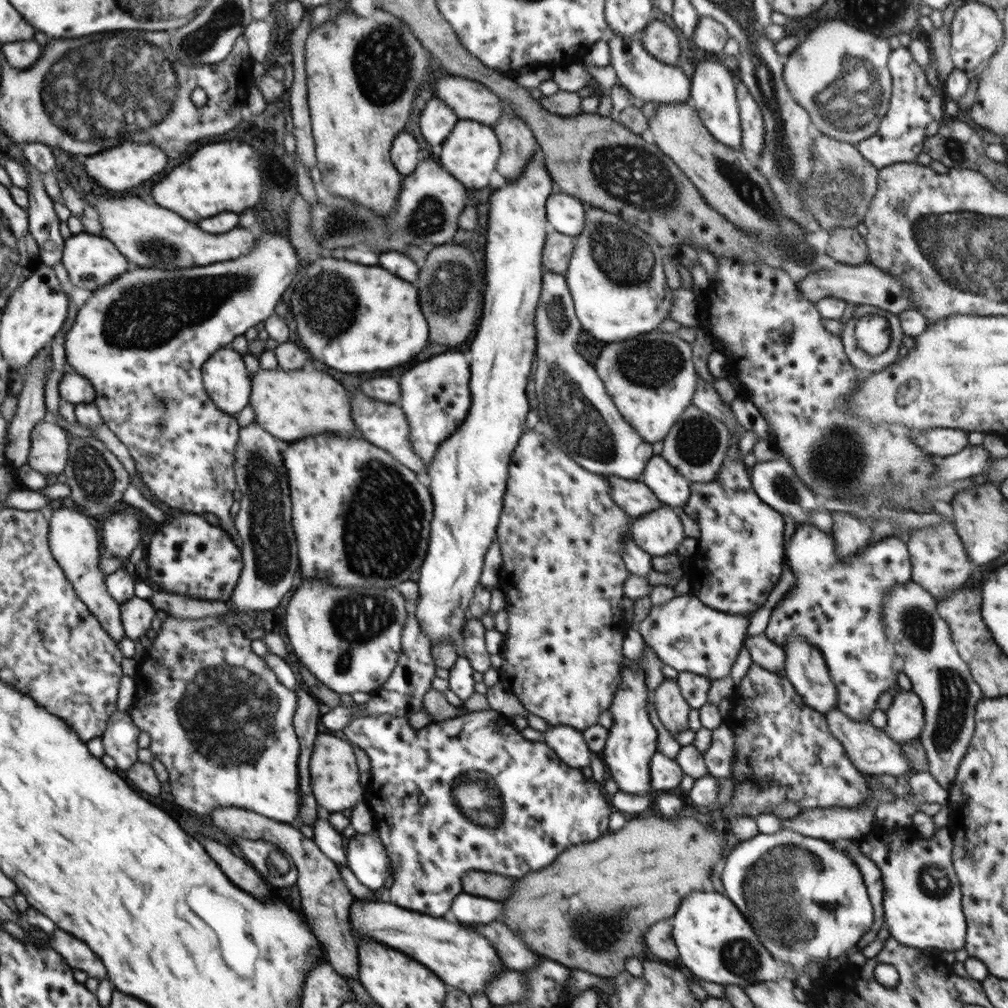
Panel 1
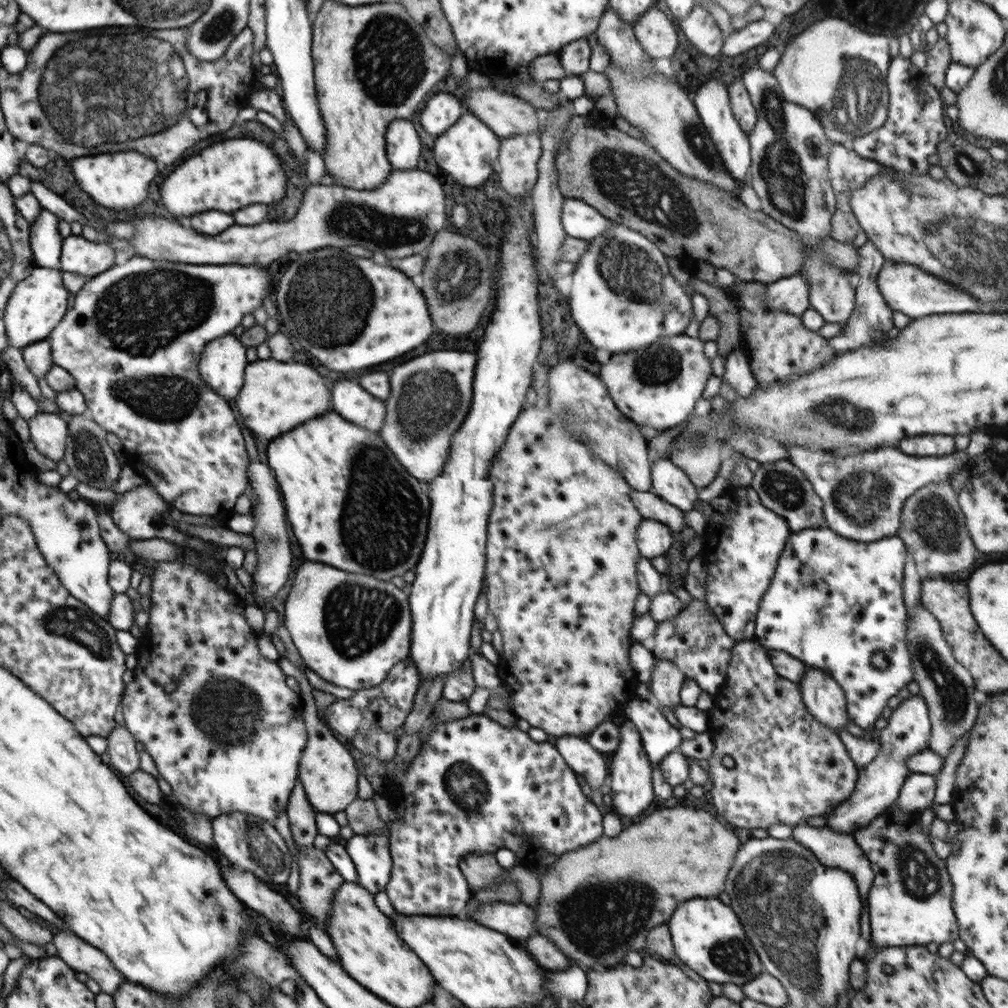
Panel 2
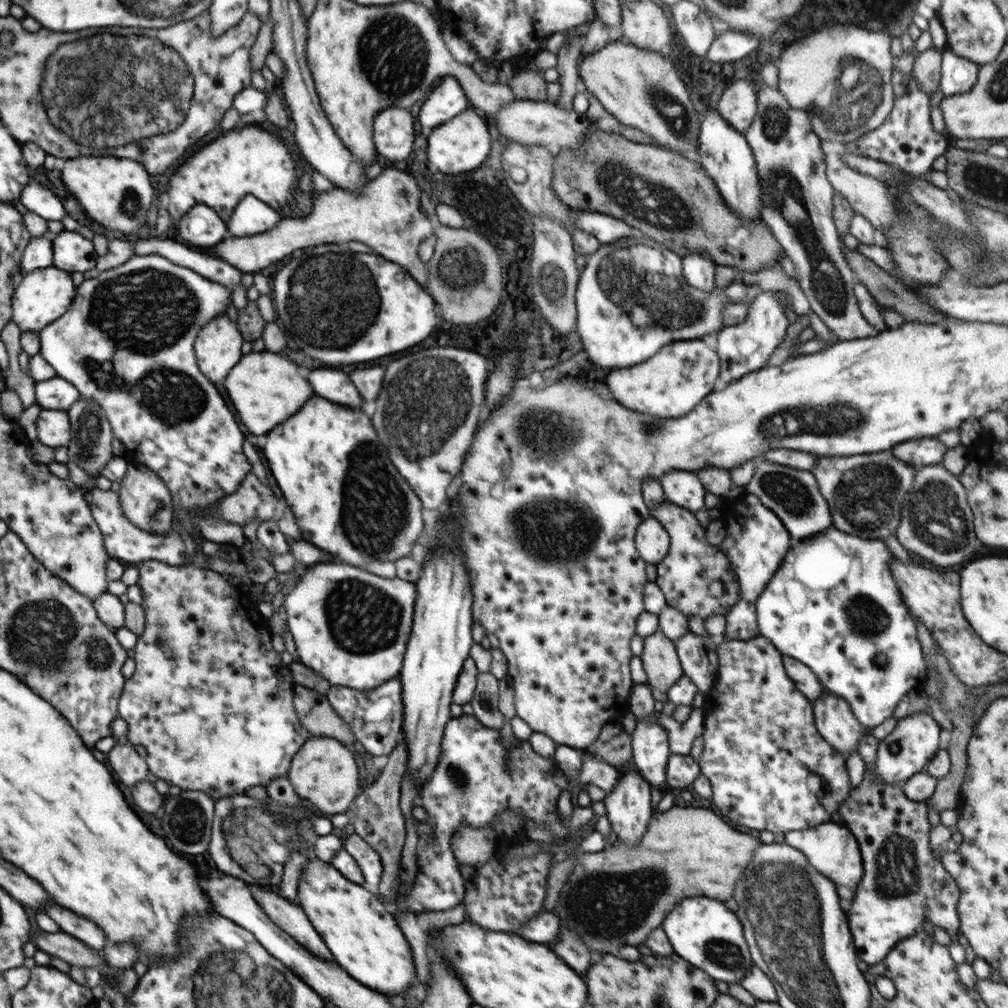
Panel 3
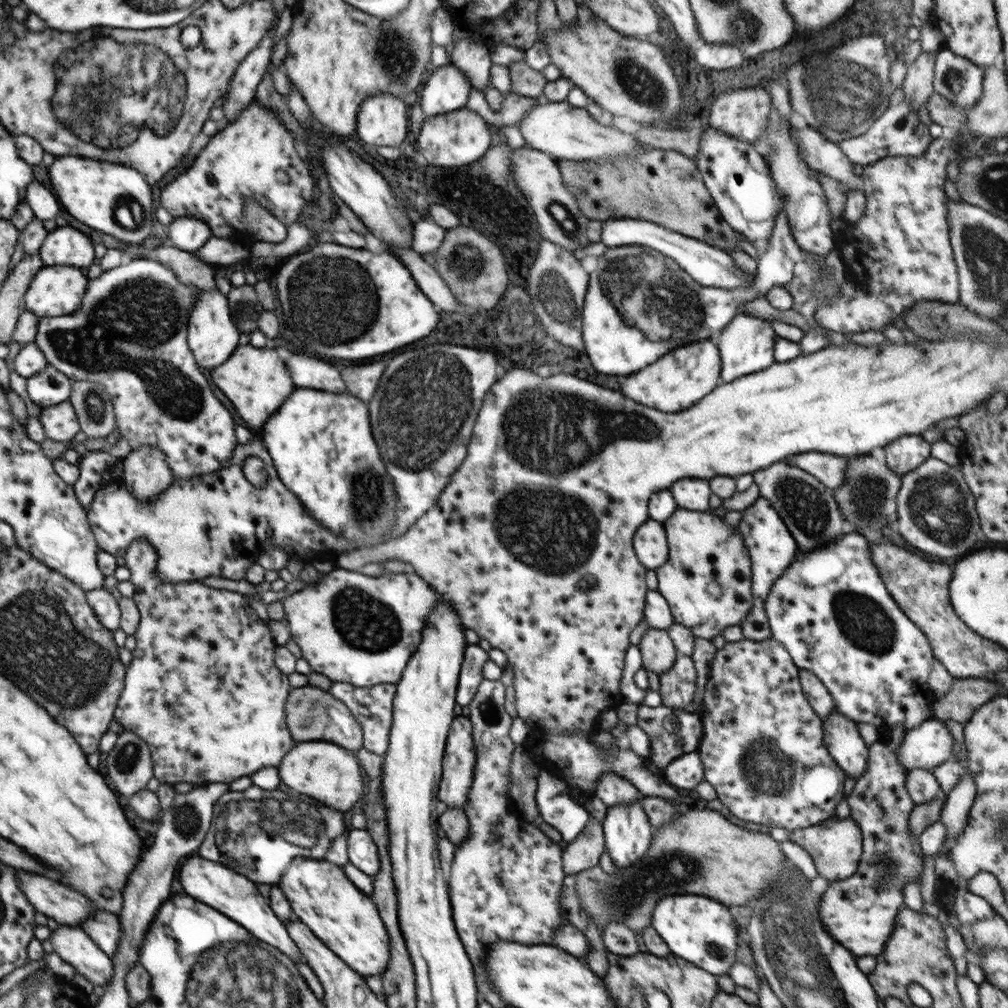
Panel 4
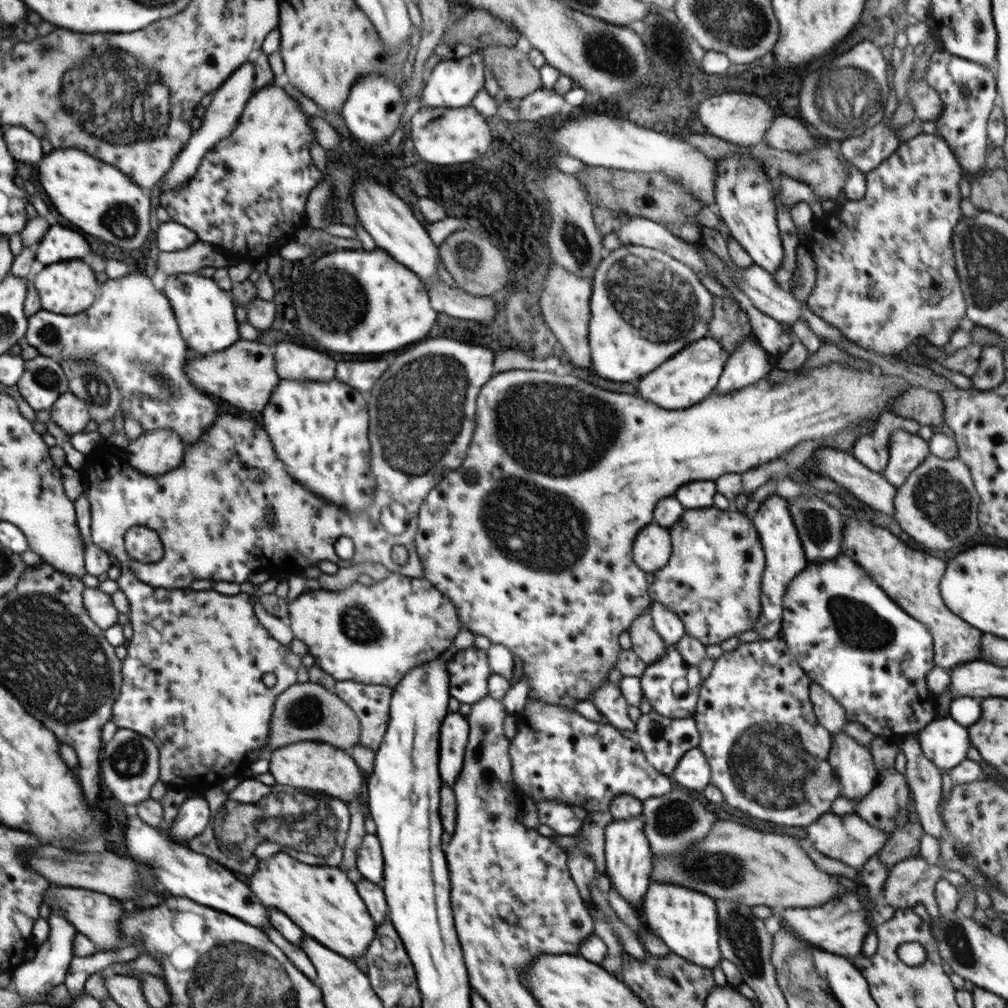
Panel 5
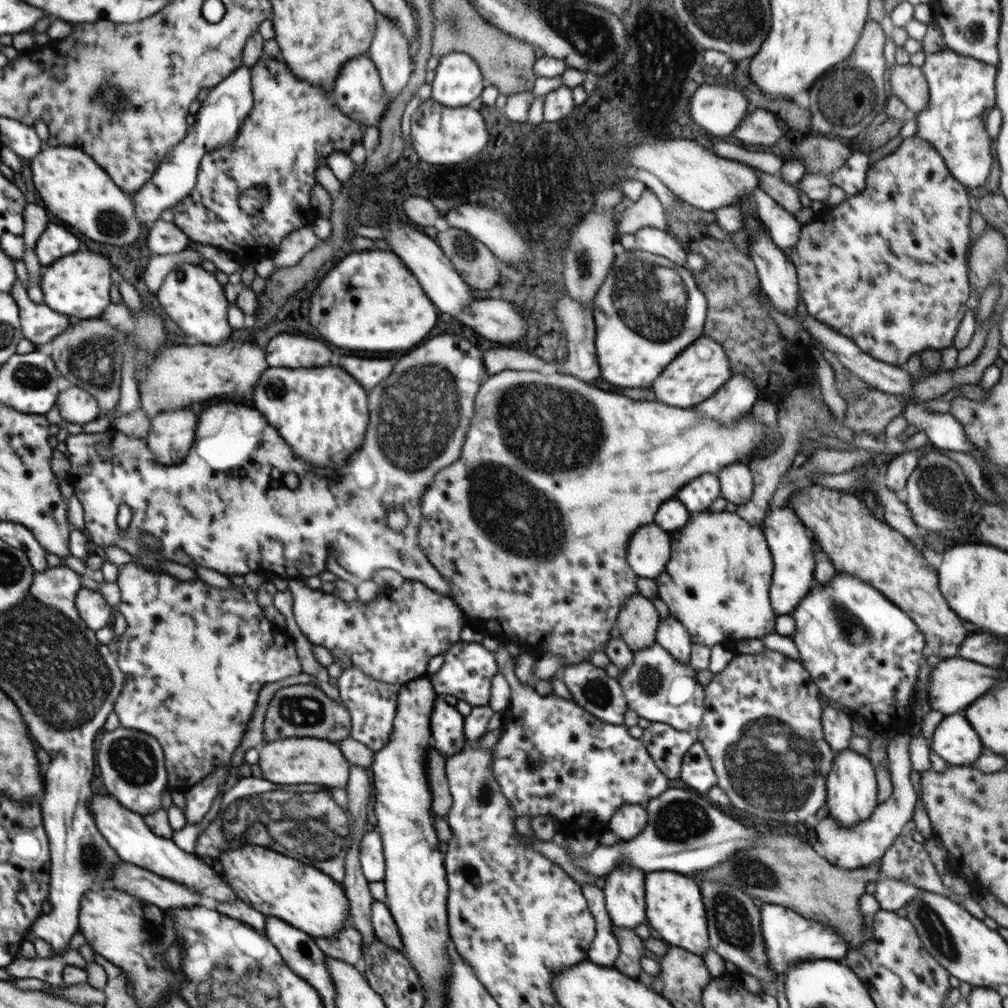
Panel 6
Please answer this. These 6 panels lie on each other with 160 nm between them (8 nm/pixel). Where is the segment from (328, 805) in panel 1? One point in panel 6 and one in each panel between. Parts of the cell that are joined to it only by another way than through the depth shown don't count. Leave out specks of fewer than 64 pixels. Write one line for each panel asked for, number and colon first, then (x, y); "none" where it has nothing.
2: (327, 771)
3: (324, 771)
4: (330, 774)
5: (320, 767)
6: (304, 760)

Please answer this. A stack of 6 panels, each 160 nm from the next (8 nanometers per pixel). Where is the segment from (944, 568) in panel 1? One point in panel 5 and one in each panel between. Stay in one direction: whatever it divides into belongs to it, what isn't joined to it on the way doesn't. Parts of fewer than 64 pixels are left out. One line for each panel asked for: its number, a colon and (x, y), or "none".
2: (932, 527)
3: (936, 523)
4: (936, 513)
5: (937, 505)

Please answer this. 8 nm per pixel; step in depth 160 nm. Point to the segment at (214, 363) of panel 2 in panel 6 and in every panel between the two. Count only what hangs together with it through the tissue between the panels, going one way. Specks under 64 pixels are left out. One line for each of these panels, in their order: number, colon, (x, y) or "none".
3: (218, 346)
4: (213, 334)
5: (206, 313)
6: (192, 297)

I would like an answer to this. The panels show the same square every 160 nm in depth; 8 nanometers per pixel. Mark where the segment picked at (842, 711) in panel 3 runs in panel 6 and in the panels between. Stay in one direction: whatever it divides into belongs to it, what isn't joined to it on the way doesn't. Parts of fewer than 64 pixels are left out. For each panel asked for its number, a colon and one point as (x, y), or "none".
4: (842, 739)
5: (852, 765)
6: (851, 786)

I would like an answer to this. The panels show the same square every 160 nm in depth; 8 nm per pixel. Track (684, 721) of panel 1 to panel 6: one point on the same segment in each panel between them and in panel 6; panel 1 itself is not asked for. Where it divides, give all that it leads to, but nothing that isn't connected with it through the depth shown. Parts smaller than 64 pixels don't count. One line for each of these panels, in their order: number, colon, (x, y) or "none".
2: (666, 681)
3: (661, 663)
4: (658, 652)
5: (649, 646)
6: (638, 620)

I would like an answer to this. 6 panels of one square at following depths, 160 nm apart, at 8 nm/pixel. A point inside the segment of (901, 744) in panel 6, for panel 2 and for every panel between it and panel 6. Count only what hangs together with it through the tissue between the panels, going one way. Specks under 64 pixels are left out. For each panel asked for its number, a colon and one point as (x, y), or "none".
2: (832, 849)
3: (831, 848)
4: (835, 845)
5: (846, 838)

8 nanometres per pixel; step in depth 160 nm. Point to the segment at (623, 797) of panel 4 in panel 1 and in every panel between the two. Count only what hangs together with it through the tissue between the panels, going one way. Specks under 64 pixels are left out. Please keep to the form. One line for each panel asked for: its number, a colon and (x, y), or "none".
1: (568, 744)
2: (580, 757)
3: (594, 771)

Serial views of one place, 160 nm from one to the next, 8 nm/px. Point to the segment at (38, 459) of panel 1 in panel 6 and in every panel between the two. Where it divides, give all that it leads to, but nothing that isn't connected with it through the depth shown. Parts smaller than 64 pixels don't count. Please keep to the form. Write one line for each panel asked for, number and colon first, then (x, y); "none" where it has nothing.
2: (49, 432)
3: (53, 427)
4: (60, 422)
5: (70, 413)
6: (75, 405)

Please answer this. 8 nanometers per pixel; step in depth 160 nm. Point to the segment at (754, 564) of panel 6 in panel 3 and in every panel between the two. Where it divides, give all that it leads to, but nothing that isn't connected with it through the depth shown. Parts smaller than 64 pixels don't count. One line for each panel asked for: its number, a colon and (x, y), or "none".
3: (684, 574)
4: (702, 548)
5: (712, 581)

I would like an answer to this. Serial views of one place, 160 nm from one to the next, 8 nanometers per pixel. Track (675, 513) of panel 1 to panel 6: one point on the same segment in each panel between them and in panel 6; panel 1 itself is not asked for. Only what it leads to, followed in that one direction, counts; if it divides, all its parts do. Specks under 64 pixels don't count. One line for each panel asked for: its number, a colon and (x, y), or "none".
2: (653, 539)
3: (652, 541)
4: (650, 543)
5: (652, 547)
6: (649, 550)

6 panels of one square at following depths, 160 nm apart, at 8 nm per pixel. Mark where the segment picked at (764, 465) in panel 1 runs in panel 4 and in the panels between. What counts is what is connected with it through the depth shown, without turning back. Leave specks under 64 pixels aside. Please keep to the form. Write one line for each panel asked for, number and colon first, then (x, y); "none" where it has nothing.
2: (782, 487)
3: (793, 495)
4: (808, 508)

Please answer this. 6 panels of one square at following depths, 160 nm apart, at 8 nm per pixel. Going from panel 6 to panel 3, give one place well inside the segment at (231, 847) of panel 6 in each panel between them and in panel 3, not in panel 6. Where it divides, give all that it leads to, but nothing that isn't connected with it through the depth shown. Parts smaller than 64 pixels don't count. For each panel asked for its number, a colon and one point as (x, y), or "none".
3: (364, 938)
4: (345, 919)
5: (321, 900)

